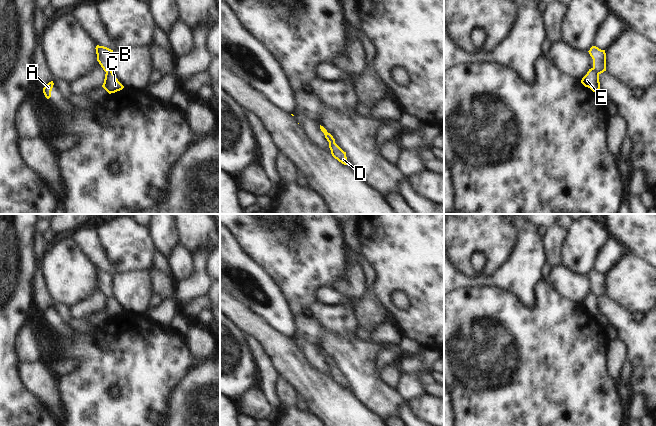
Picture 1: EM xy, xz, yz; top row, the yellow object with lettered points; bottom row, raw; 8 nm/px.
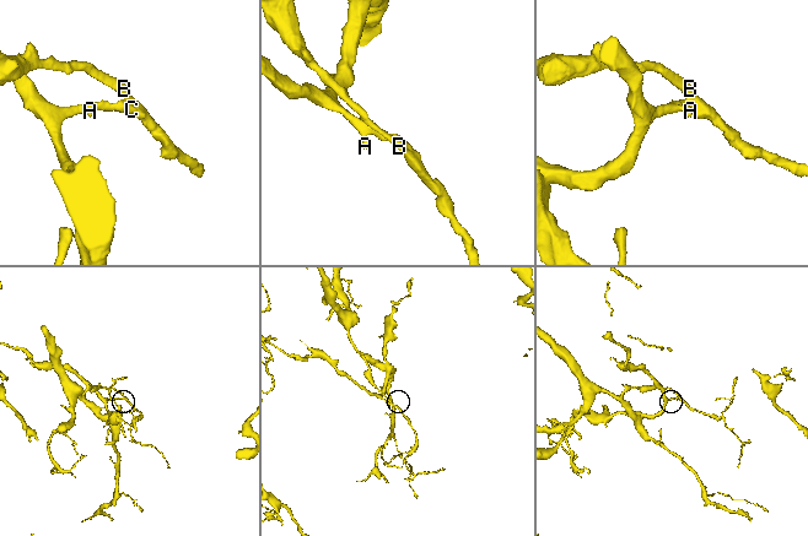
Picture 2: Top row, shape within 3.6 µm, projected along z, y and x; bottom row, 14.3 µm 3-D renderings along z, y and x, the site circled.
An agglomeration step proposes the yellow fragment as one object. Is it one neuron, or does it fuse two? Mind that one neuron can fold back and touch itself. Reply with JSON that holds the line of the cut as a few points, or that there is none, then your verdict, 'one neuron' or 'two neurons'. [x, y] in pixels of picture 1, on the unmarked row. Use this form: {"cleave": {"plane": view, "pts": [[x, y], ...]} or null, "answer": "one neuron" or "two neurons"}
{"cleave": {"plane": "yz", "pts": [[592, 292], [598, 298]]}, "answer": "two neurons"}

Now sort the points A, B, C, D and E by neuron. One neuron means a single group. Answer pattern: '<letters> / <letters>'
A C E / B D

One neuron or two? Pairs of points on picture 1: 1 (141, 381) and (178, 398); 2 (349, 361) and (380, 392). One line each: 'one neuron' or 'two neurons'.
1: two neurons
2: one neuron

